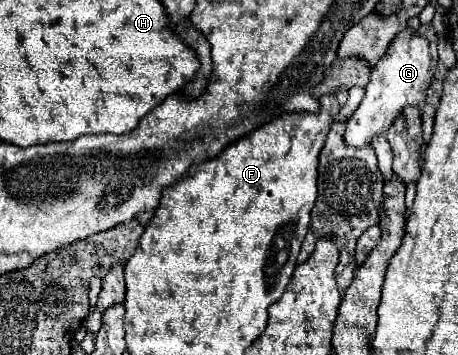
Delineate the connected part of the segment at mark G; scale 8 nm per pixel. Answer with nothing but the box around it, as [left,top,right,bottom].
[344,25,438,147]

